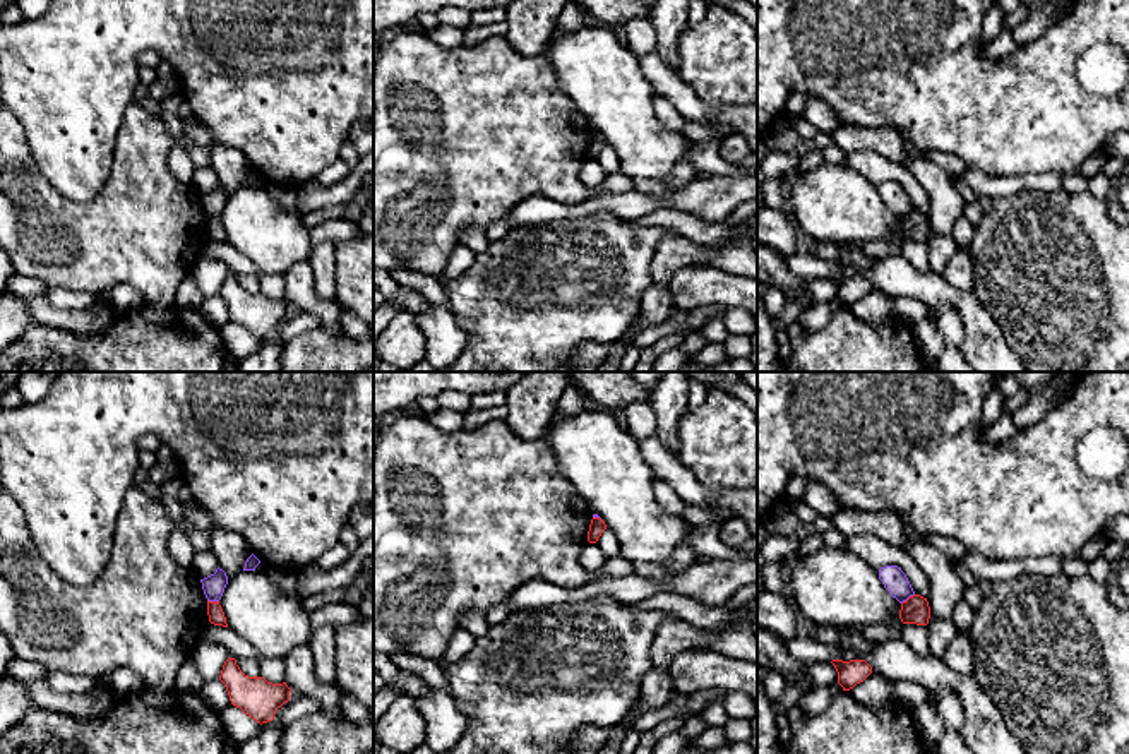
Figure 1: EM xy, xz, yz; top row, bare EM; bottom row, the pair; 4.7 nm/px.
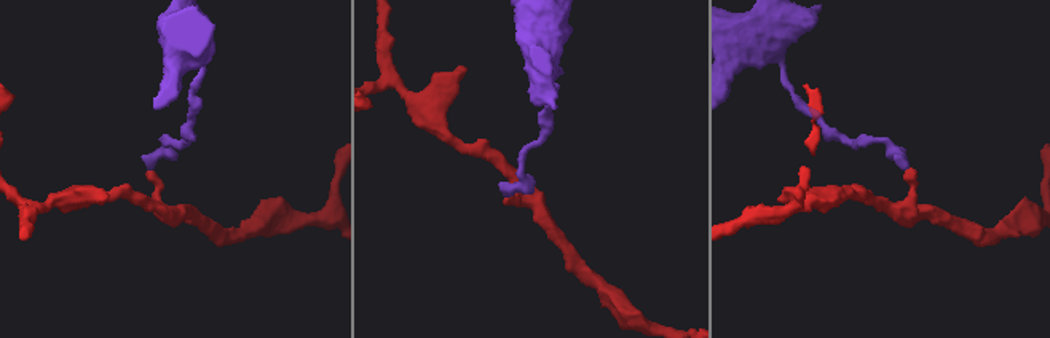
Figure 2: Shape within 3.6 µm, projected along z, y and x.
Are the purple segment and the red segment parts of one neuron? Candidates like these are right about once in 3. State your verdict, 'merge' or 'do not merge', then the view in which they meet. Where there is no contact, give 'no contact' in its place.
do not merge | yz

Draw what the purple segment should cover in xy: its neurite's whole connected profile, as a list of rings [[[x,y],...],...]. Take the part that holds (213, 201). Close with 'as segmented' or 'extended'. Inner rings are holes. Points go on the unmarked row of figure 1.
[[[218,183],[214,190],[200,195],[200,199],[207,218],[219,218],[228,200],[228,192]]]; as segmented

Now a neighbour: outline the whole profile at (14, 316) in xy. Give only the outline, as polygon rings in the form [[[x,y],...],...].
[[[0,296],[0,351],[21,339],[34,324],[26,302],[19,296]]]

